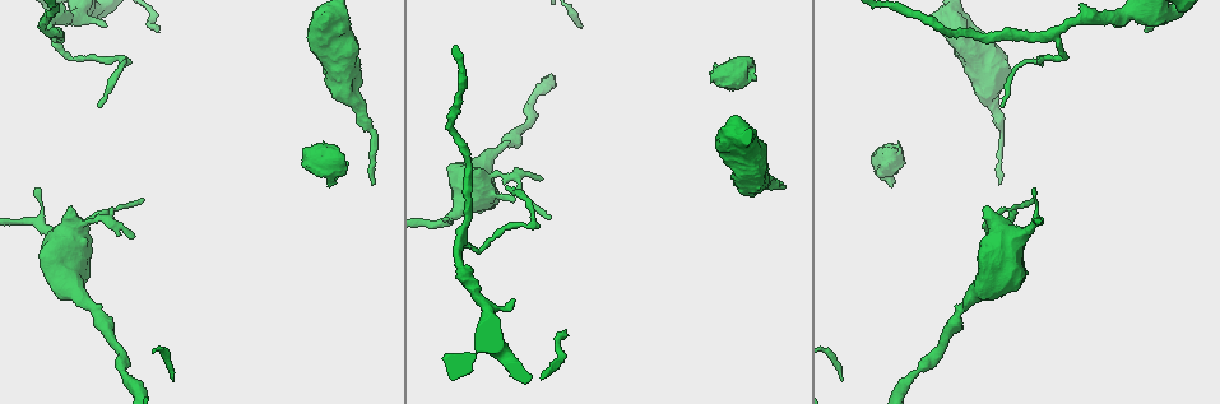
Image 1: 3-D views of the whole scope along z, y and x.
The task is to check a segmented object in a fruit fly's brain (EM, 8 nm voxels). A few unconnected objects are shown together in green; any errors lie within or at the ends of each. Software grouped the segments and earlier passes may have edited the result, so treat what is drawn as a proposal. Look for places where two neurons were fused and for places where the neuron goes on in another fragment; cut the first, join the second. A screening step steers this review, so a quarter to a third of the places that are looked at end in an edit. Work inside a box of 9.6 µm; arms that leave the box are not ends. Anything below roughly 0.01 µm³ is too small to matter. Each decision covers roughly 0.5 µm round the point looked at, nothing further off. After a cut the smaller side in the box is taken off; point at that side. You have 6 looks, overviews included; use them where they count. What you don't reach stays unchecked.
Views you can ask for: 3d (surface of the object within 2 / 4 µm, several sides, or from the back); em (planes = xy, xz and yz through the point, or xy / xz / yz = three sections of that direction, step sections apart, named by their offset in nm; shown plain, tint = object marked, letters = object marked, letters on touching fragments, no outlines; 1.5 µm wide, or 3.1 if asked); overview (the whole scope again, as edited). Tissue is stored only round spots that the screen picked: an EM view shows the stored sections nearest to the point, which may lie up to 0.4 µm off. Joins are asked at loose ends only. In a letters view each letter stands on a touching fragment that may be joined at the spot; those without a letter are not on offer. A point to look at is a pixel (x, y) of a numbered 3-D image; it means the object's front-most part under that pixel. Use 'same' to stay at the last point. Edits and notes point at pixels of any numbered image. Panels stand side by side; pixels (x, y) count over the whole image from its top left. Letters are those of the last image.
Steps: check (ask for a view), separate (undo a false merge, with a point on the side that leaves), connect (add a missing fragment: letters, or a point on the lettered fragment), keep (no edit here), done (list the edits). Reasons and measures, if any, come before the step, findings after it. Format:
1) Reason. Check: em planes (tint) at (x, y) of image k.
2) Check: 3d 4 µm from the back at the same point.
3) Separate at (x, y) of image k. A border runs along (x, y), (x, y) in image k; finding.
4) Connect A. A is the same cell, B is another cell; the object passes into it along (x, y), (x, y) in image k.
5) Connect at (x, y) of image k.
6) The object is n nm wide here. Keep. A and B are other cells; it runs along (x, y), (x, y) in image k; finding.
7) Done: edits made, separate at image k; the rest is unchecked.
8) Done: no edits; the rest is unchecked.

Abrupt turn. Check: 3d 4 µm at (123, 61) of image 1.

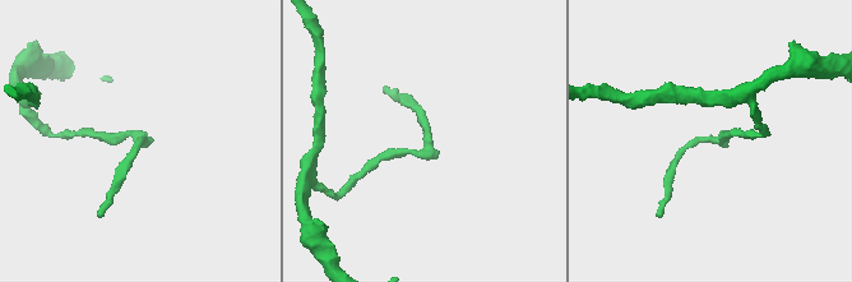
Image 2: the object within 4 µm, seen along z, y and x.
Check: em planes (letters) at (140, 140) of image 2.

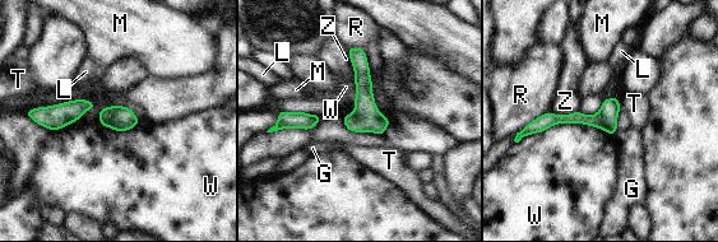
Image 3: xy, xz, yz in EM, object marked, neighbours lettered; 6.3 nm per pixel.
Keep. G, L, M, R, T, W and Z are other cells; it runs along (616, 101), (598, 119), (549, 119), (519, 135) in image 3; continuous, no second neuron.

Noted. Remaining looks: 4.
Branch stops here. Check: em planes (plain) at (999, 182) of image 1.

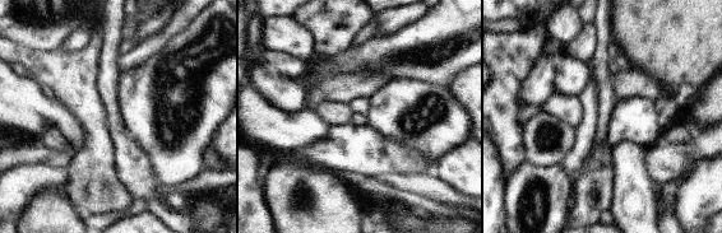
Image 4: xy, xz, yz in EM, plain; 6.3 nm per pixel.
With the object marked. Check: em planes (tint) at the same point.

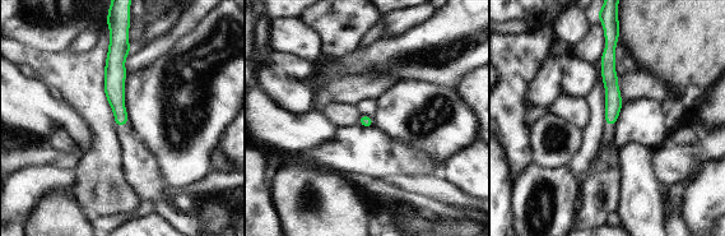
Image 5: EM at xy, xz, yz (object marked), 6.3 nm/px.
Check: em planes (letters) at the same point.

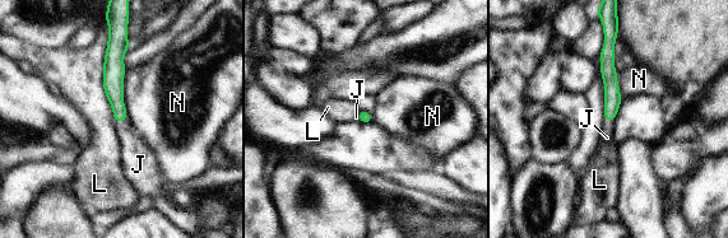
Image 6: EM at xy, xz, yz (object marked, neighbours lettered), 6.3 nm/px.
The longest contact is with L, 550 nm. Connect J. J is the same cell, L and N are other cells; the object passes into it along (112, 83), (119, 121), (135, 157) in image 6; the neuron continues.

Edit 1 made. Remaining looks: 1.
Thin end. Check: em planes (letters) at (38, 189) of image 1.

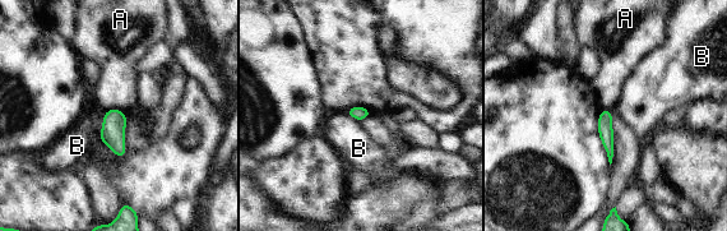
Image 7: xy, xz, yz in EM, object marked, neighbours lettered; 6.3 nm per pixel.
Keep. A and B are other cells; a border runs along (106, 110), (119, 109), (125, 114) in image 7; no lettered fragment goes on from it.

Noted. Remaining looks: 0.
Done: edits made, connect at image 6; the rest is unchecked.

